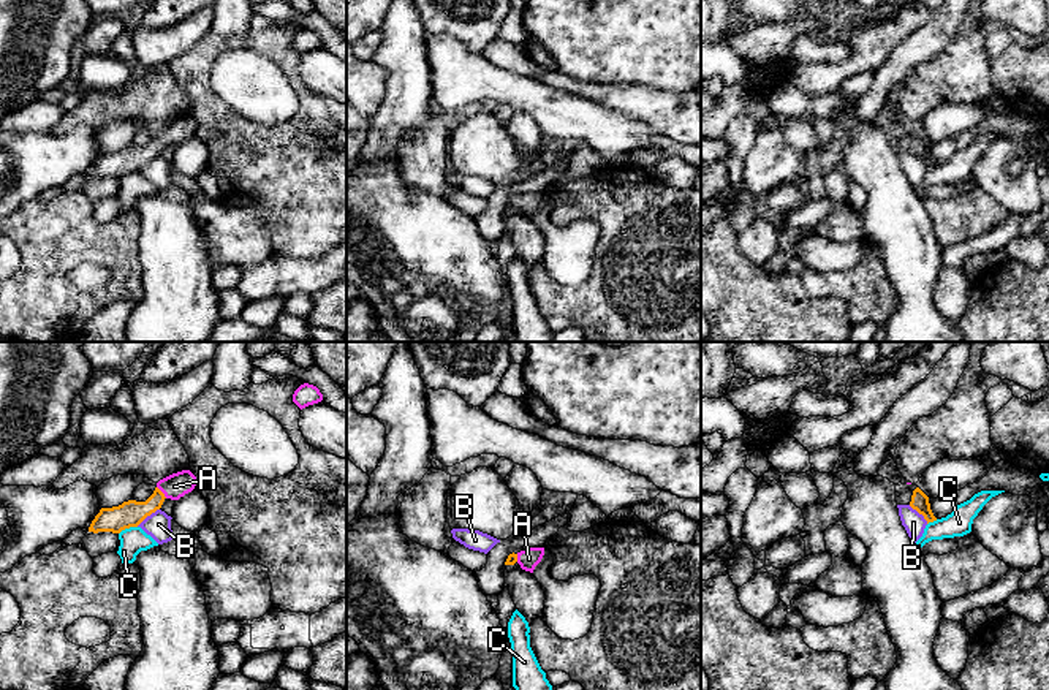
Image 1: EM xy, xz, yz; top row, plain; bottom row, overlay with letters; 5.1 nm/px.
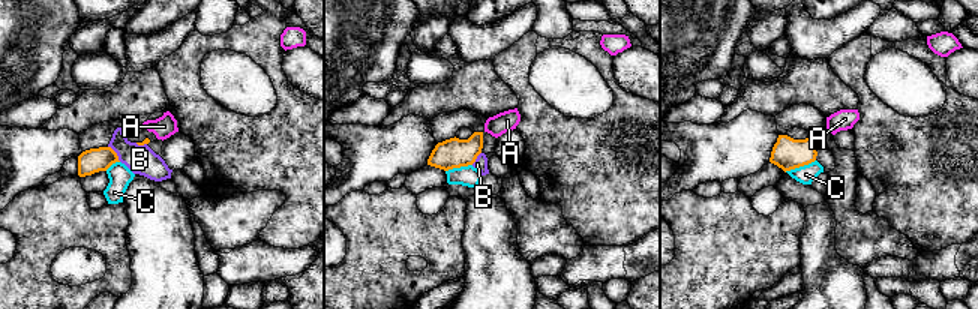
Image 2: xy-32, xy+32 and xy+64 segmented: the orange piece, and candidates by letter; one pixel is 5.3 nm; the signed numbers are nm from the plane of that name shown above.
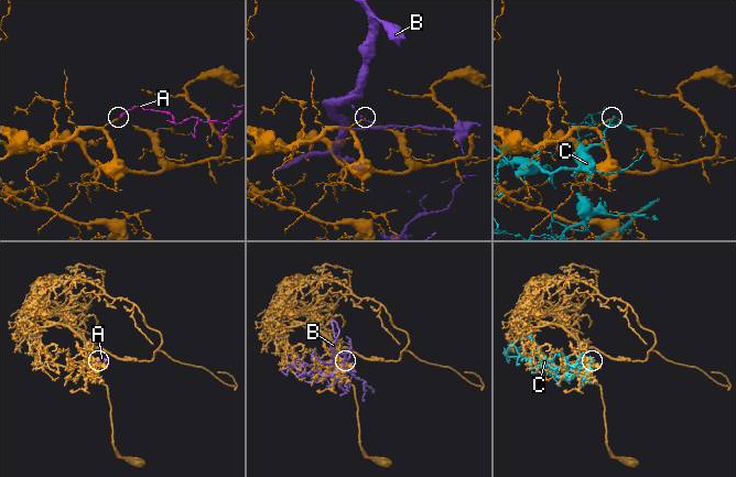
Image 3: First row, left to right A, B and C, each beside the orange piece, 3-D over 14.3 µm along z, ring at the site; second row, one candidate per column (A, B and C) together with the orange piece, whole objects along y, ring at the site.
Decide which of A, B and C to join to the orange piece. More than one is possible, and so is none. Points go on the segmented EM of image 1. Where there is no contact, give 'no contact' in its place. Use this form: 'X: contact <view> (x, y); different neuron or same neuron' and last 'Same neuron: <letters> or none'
A: contact xy (162, 492); same neuron
B: contact xy (147, 515); different neuron
C: contact xy (127, 527); different neuron
Same neuron: A

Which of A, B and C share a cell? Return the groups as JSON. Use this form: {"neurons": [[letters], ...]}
{"neurons": [["A"], ["B"], ["C"]]}

